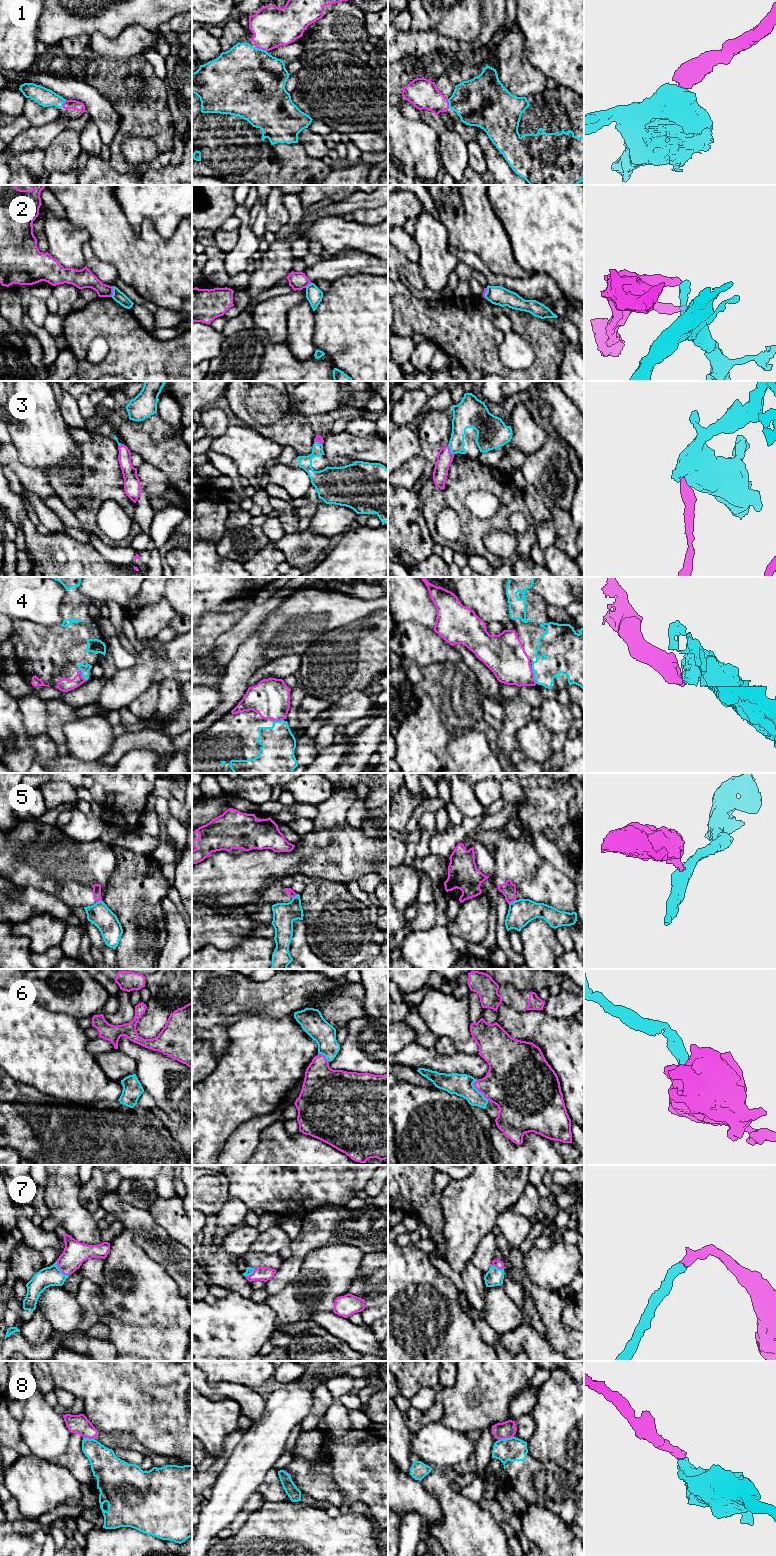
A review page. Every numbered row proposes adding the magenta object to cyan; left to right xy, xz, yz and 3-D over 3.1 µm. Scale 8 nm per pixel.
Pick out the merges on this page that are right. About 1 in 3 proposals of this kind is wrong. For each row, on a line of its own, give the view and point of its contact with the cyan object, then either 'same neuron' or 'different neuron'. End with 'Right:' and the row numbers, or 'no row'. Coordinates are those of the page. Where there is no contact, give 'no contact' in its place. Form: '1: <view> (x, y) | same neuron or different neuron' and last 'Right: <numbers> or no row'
1: xz (261, 49) | same neuron
2: xy (113, 291) | different neuron
3: yz (450, 449) | same neuron
4: yz (534, 674) | same neuron
5: yz (512, 902) | different neuron
6: yz (478, 1091) | same neuron
7: xy (60, 1270) | same neuron
8: yz (505, 1438) | different neuron
Right: 1, 3, 4, 6, 7

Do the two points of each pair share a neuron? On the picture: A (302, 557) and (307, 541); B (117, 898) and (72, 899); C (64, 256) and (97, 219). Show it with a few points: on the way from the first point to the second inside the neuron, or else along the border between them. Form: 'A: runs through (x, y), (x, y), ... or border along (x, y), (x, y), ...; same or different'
A: runs through (302, 553), (300, 548), (303, 545); same
B: border along (110, 876), (107, 882), (106, 893), (102, 898); different
C: border along (66, 218), (77, 228), (83, 229), (90, 241); different

